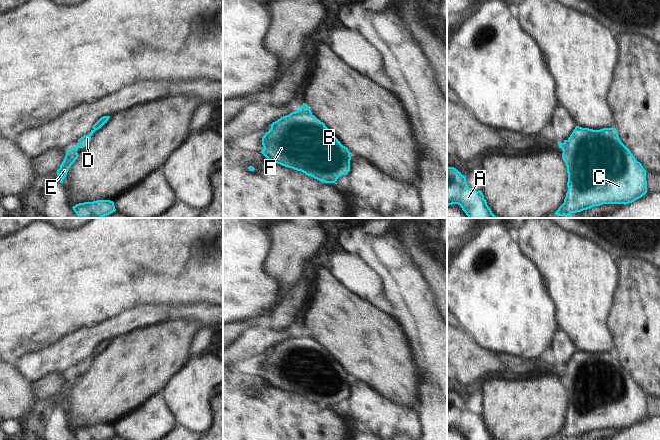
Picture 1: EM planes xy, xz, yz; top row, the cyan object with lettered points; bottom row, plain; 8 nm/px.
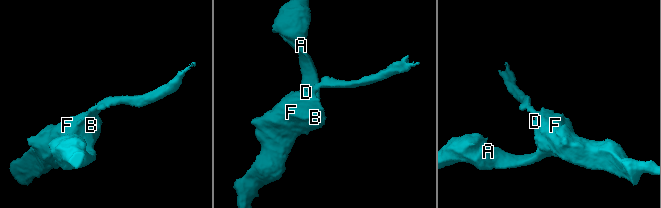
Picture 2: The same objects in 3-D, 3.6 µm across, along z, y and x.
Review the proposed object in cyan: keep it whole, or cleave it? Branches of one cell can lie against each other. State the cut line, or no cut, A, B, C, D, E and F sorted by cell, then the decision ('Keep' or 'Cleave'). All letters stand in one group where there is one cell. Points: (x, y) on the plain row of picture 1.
No split. Groups: A B C D E F. Keep

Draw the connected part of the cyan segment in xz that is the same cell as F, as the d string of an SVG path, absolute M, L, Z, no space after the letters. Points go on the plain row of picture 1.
M303 327L299 334L273 346L271 353L262 361L262 369L264 373L260 377L262 377L268 385L301 395L325 407L335 407L340 400L347 399L350 395L350 375L340 367L323 346L312 338L306 327Z

